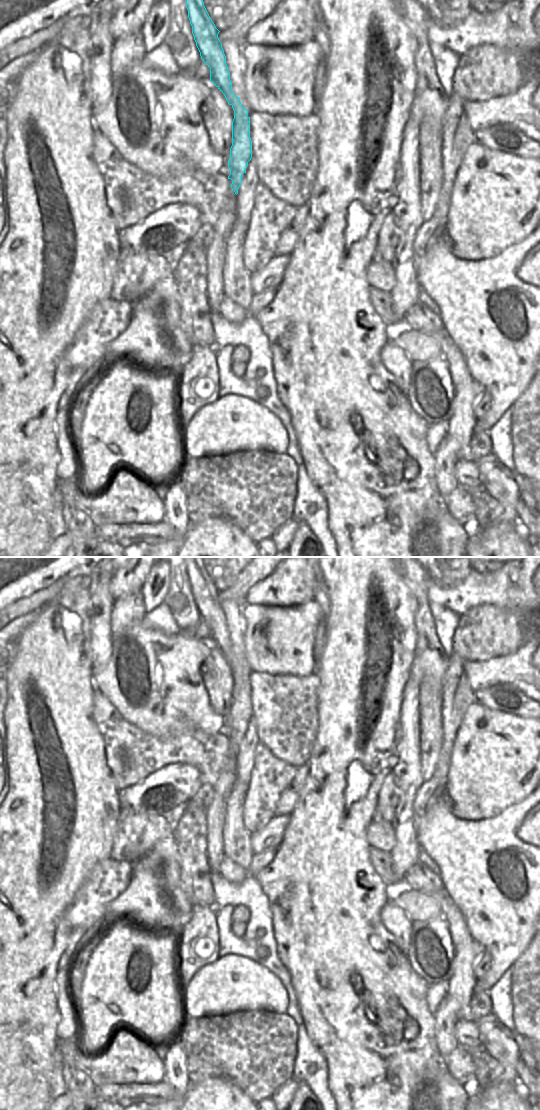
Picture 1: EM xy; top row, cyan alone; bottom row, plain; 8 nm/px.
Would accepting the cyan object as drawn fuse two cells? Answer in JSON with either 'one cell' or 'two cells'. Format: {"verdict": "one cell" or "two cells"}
{"verdict": "one cell"}

